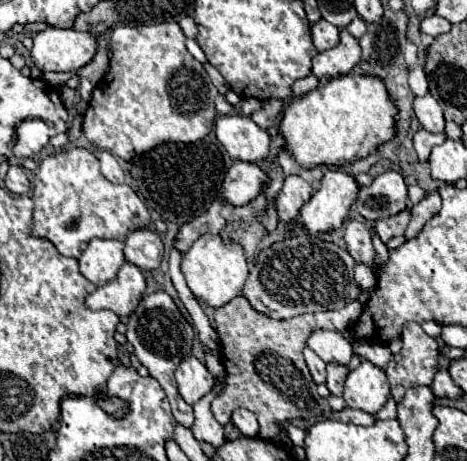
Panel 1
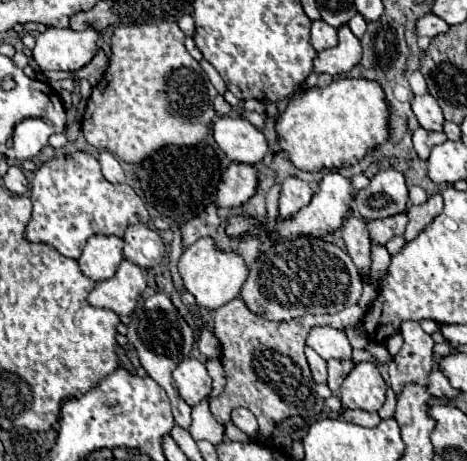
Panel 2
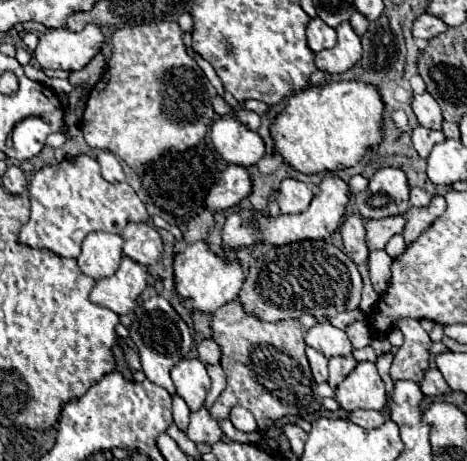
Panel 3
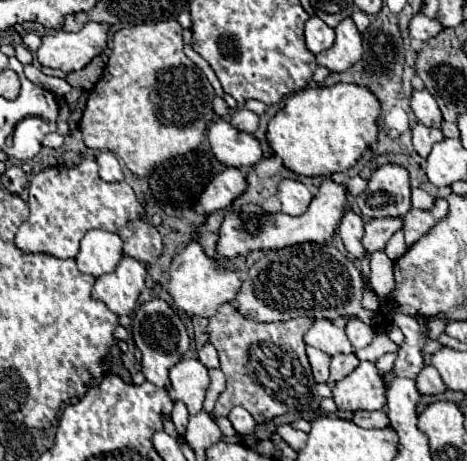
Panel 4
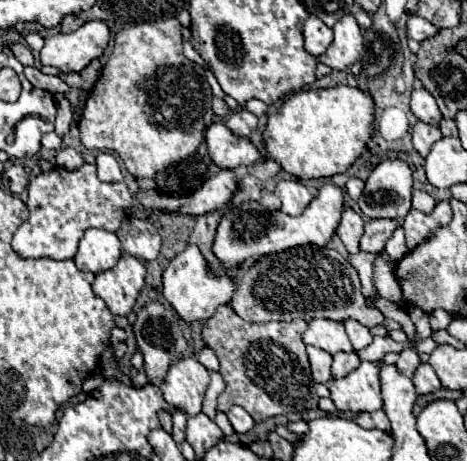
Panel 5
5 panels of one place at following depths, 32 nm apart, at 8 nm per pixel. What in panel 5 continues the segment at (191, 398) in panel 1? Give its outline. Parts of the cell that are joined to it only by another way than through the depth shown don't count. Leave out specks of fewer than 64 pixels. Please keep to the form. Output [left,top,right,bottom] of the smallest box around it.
[160,358,210,416]

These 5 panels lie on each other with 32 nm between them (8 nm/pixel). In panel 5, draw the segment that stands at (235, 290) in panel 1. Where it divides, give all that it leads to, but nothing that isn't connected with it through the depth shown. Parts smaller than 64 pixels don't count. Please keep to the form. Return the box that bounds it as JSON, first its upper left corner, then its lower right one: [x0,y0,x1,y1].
[164,246,238,322]

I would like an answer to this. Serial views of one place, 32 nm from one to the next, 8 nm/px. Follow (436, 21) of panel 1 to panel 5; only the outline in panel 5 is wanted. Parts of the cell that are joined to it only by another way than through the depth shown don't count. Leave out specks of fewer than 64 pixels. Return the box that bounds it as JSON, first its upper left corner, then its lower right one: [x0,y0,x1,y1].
[408,16,438,42]

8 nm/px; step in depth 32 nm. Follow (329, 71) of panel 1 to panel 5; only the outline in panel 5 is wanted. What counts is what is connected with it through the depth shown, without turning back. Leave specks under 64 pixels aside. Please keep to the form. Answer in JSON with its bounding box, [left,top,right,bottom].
[318,14,362,70]

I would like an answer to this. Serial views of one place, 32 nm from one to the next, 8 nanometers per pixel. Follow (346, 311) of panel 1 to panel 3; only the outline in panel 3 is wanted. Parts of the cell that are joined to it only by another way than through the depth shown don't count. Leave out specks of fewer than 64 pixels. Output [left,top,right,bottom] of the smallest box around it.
[210,300,364,428]

